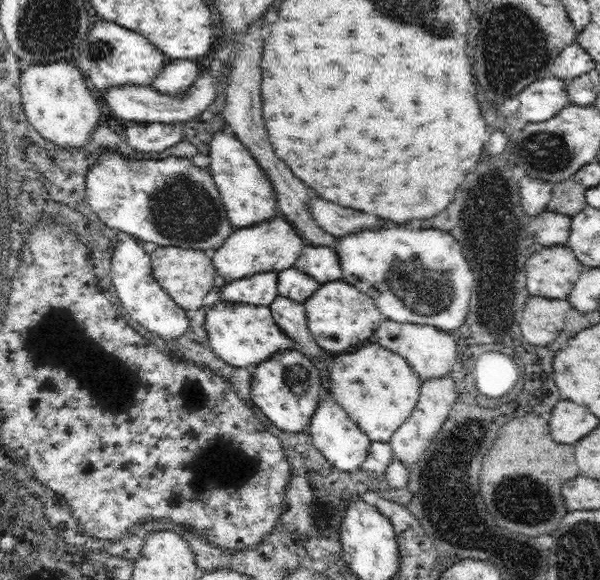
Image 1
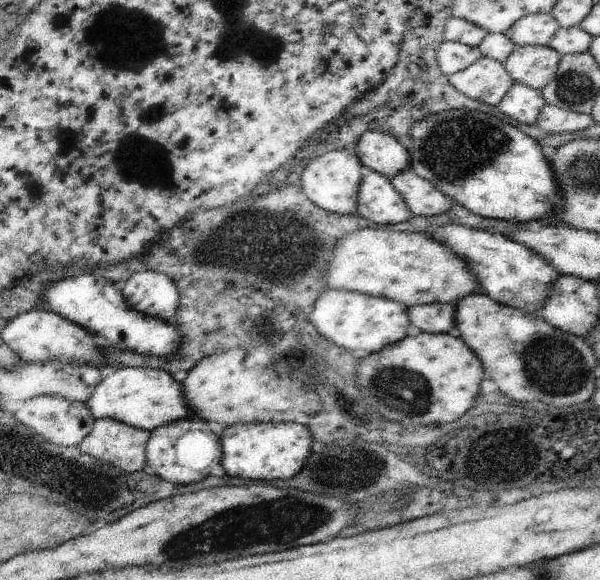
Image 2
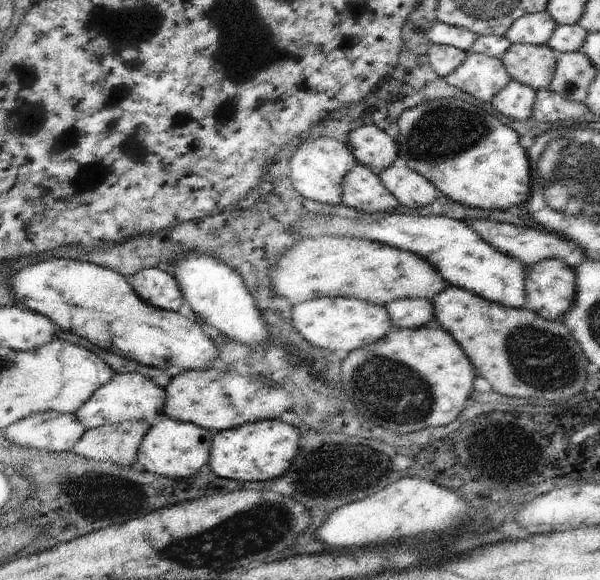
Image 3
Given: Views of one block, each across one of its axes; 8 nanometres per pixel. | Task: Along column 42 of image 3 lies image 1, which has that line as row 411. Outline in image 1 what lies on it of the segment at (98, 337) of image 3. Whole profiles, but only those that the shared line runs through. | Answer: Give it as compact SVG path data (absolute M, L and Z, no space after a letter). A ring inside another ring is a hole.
M288 348L258 362L251 370L251 398L264 416L286 432L309 431L310 418L318 406L322 386L320 370L312 360L302 351Z

